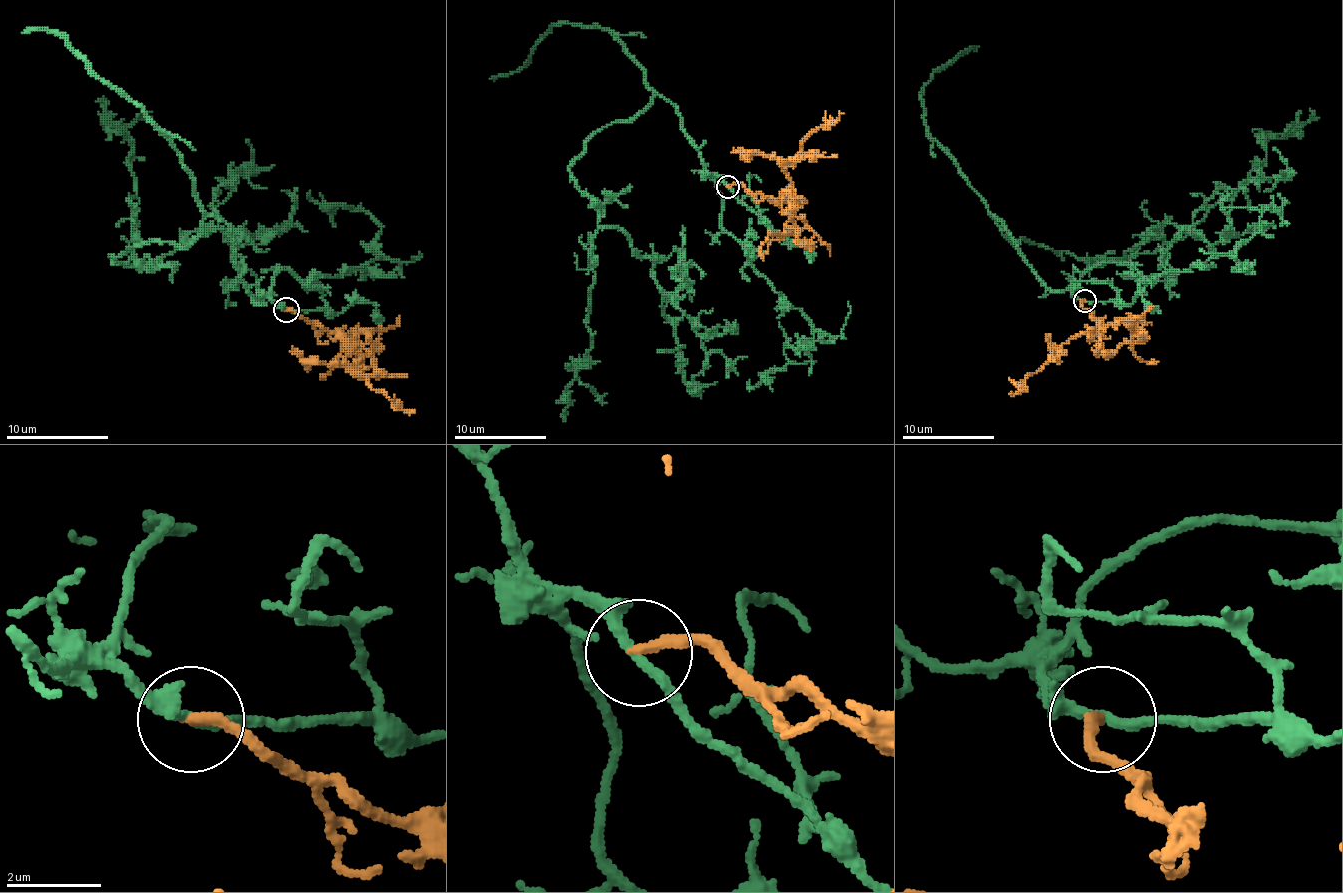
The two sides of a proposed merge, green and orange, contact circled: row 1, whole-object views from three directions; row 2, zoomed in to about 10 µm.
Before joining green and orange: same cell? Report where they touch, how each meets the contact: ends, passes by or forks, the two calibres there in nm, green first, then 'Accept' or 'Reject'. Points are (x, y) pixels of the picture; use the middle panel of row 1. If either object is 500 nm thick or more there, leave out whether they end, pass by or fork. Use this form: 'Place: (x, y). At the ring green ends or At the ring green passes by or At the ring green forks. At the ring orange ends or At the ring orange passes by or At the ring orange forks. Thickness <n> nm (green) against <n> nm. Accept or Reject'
Place: (728, 186). At the ring green passes by. At the ring orange ends. Thickness 200 nm (green) against 240 nm. Reject

